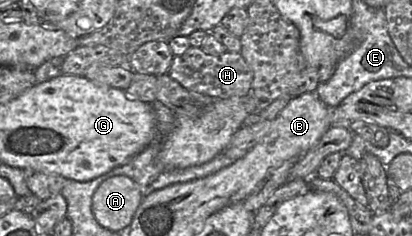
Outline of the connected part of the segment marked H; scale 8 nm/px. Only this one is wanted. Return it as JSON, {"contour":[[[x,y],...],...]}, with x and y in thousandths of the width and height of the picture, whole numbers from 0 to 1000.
{"contour":[[[466,195],[442,233],[420,242],[405,318],[461,386],[532,415],[597,403],[614,343],[614,301],[583,220],[549,216],[536,233],[512,233],[485,199]]]}

